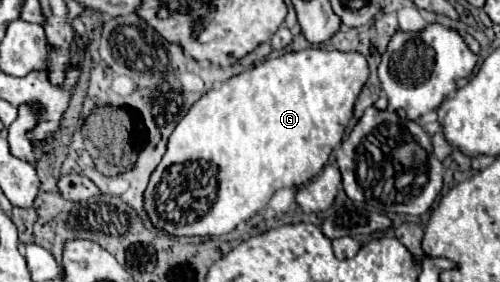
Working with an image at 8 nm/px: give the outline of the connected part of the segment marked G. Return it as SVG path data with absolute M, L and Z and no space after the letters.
M310 47L260 61L252 69L212 87L176 125L162 161L150 175L144 191L144 211L152 225L176 237L224 235L264 209L278 189L310 181L322 171L330 151L342 141L354 101L368 81L368 73L366 57L360 53Z

